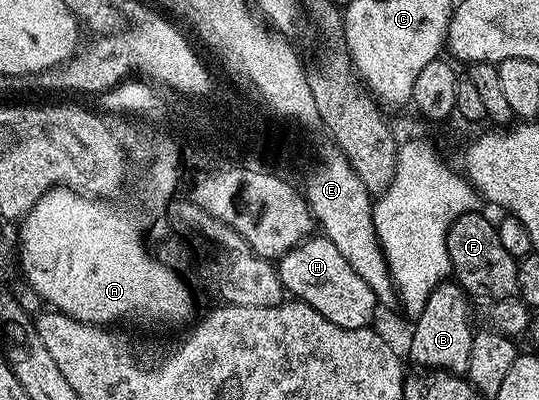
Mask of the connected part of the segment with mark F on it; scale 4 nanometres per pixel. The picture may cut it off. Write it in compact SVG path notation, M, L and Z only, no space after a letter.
M481 212L459 216L449 226L449 235L445 241L449 252L449 264L452 277L457 285L465 289L465 293L488 300L512 299L519 288L518 259L503 248L499 240L496 225L481 215Z

